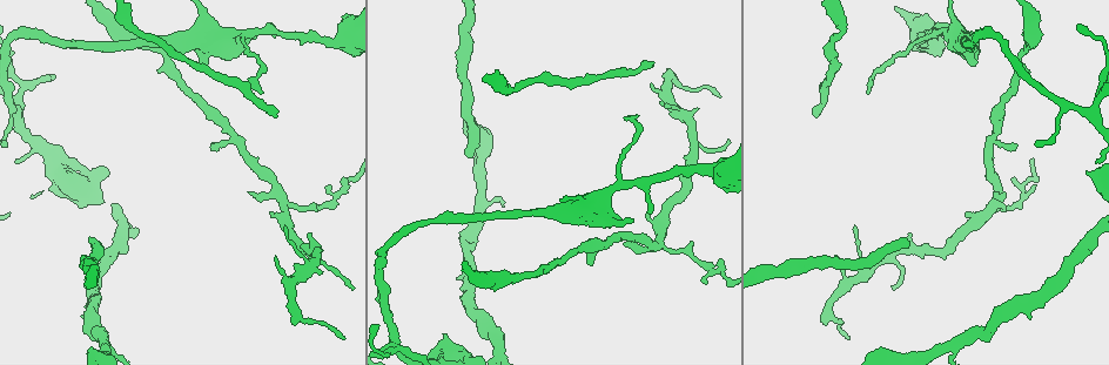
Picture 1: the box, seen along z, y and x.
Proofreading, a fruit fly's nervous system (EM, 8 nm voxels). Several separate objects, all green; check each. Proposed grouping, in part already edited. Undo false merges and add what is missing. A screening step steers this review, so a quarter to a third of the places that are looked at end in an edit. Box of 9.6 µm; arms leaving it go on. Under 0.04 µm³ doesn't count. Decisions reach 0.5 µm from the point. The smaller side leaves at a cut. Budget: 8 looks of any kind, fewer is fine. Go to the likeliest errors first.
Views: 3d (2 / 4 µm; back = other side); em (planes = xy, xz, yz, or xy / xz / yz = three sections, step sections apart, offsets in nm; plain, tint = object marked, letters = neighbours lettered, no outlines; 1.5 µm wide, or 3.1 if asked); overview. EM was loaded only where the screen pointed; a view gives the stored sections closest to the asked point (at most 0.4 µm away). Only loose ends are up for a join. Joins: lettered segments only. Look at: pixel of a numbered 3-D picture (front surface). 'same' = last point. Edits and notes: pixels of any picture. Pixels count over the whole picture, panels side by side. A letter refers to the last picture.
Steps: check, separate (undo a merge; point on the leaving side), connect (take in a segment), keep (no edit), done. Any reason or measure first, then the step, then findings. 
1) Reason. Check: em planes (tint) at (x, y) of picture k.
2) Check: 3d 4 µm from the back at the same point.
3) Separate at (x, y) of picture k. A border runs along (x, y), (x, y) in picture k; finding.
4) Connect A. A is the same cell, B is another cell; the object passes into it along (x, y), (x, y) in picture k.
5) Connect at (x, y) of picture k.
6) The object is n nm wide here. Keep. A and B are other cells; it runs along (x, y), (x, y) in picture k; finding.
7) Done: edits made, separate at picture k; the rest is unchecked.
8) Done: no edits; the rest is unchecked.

Long arm stops here. Check: 3d 2 µm at (90, 244) of picture 1.

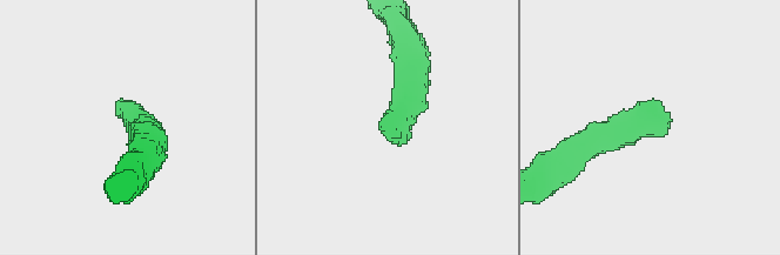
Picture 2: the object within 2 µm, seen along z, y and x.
Need the tissue. Check: em planes (letters) at (666, 118) of picture 2.

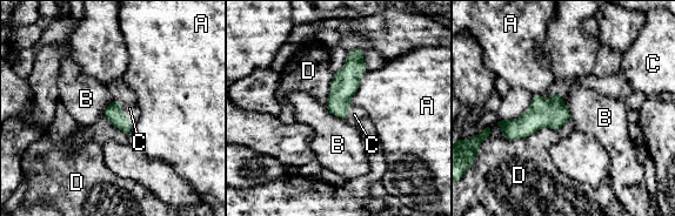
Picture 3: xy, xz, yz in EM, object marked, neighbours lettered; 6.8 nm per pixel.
The longest contact is with D, 600 nm. Connect C. C is the same cell, A, B and D are other cells; the object passes into it along (113, 113), (121, 112), (129, 108) in picture 3; it goes on there.

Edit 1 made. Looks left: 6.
Two arms in line, one across. Check: 3d 2 µm at (395, 333) of picture 1.

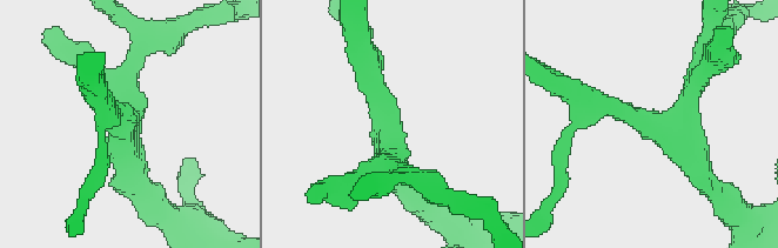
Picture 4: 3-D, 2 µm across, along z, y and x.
Check: em xy step 4 (letters) at (385, 131) of picture 4.

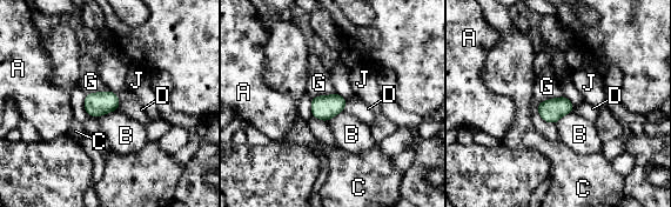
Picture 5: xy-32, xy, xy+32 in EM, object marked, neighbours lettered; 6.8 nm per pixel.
Keep. A, B, C, D, G and J are other cells; a border runs along (562, 95), (545, 99), (536, 107) in picture 5; one neuron here.

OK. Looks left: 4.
Tapers out. Check: 3d 4 µm at (271, 35) of picture 1.

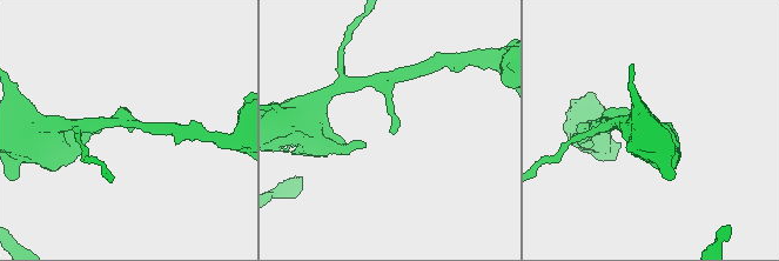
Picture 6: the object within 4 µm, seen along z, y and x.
Check: em planes (tint) at (394, 132) of picture 6.

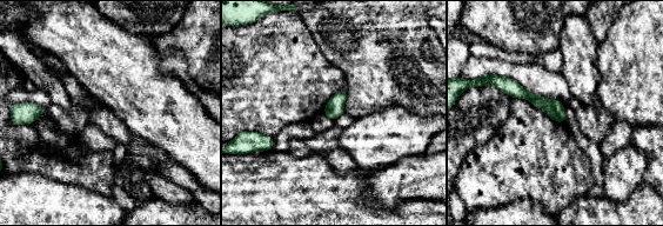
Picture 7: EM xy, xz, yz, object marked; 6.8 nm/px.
What lies round it. Check: em planes (letters) at the same point.

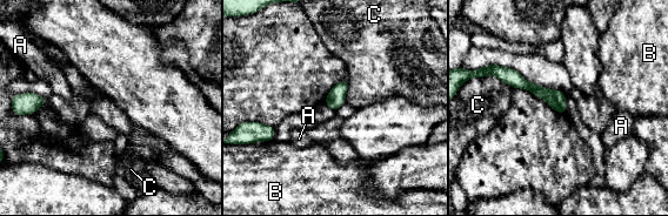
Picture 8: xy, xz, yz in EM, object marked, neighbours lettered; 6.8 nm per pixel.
The object is 120 nm wide here. Keep. A, B and C are other cells; it runs along (500, 69), (547, 94), (562, 109) in picture 8; no lettered segment goes on from it.

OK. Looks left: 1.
Done: edits made, connect at picture 3; the rest is unchecked.

